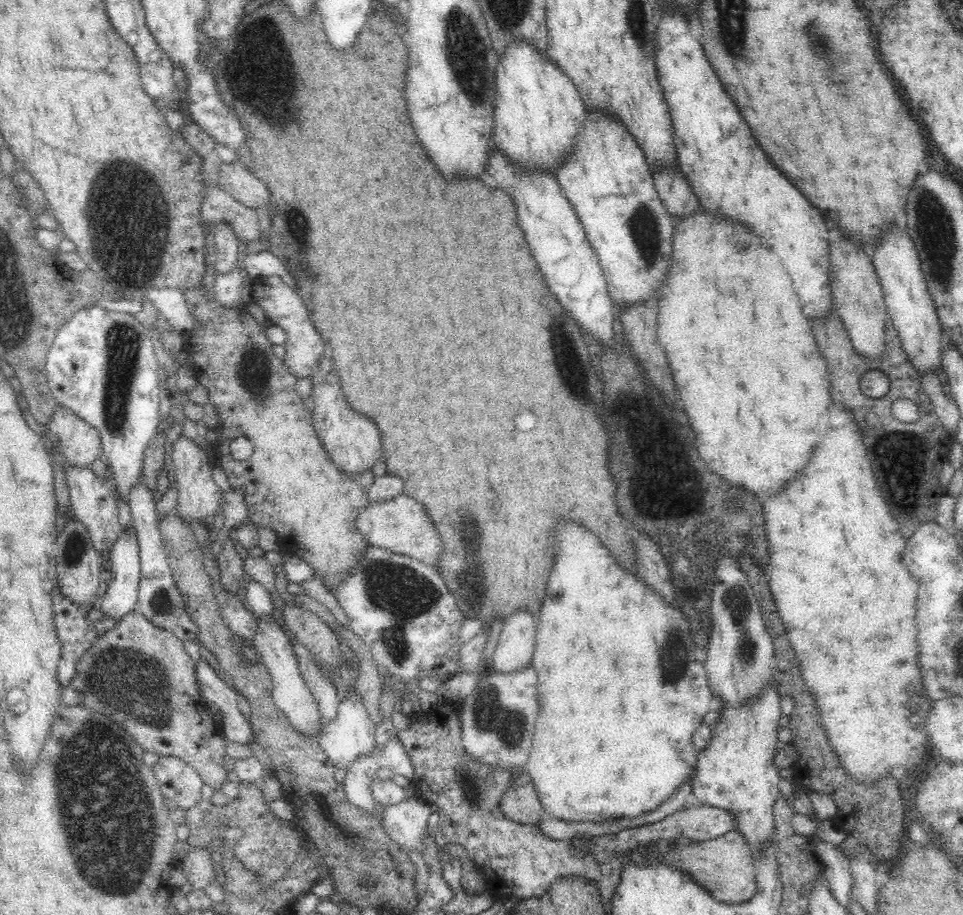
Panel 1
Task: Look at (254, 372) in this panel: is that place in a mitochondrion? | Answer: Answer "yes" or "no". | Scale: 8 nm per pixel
yes

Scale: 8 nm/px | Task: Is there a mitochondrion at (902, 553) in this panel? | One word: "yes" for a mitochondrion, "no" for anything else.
no

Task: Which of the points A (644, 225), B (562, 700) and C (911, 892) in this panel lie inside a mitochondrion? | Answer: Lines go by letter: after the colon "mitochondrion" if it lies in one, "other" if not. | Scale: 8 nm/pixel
A: mitochondrion
B: other
C: other

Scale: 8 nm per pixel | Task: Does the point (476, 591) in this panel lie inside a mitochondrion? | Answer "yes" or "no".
no

